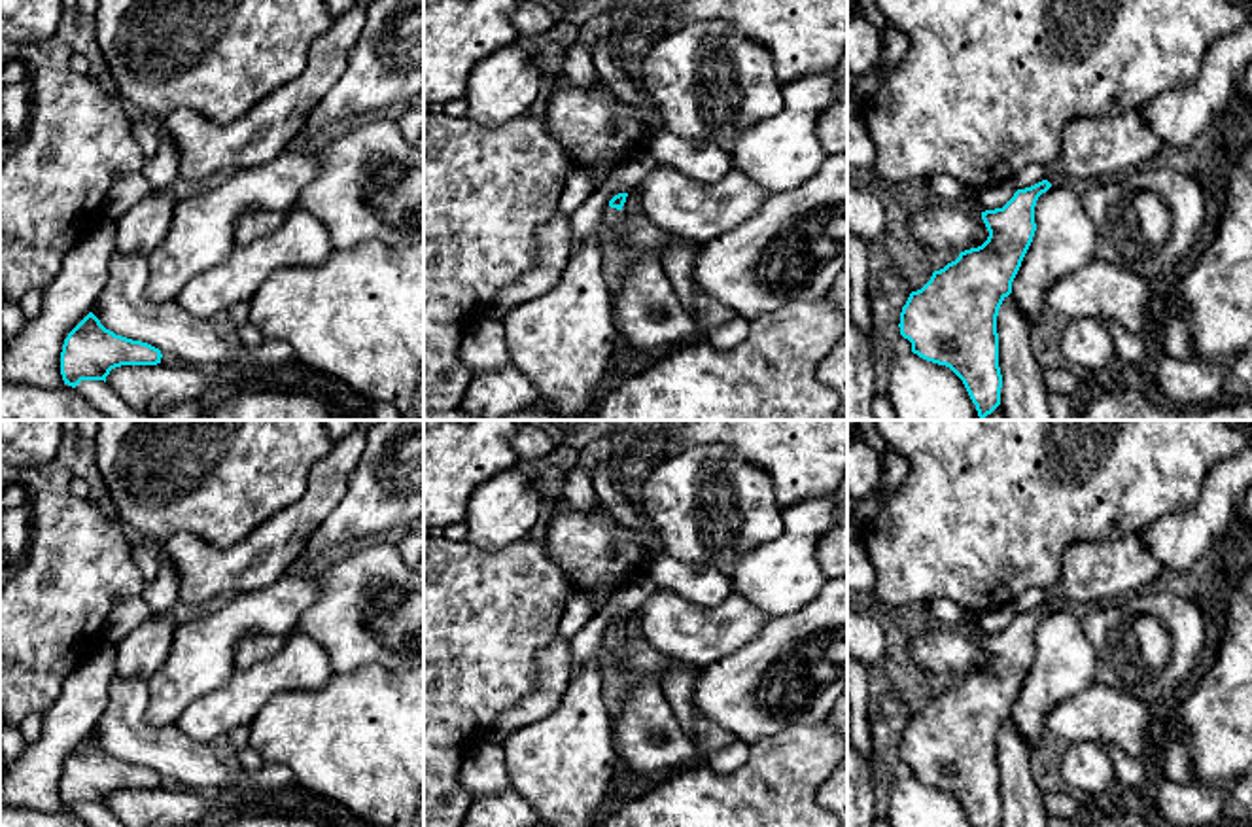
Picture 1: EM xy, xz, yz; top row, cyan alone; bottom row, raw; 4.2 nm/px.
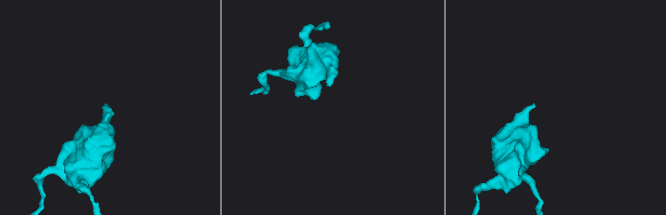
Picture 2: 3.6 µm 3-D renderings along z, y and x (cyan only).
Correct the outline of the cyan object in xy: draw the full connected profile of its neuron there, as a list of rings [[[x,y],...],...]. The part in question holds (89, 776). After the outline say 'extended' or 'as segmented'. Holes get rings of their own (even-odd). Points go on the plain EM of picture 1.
[[[89,736],[64,763],[61,776],[61,799],[64,808],[76,812],[81,804],[104,804],[121,789],[157,789],[161,774],[106,753]]] | as segmented

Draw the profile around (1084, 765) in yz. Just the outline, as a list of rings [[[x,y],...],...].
[[[1097,742],[1067,744],[1059,772],[1074,793],[1089,801],[1116,782],[1112,761]]]

